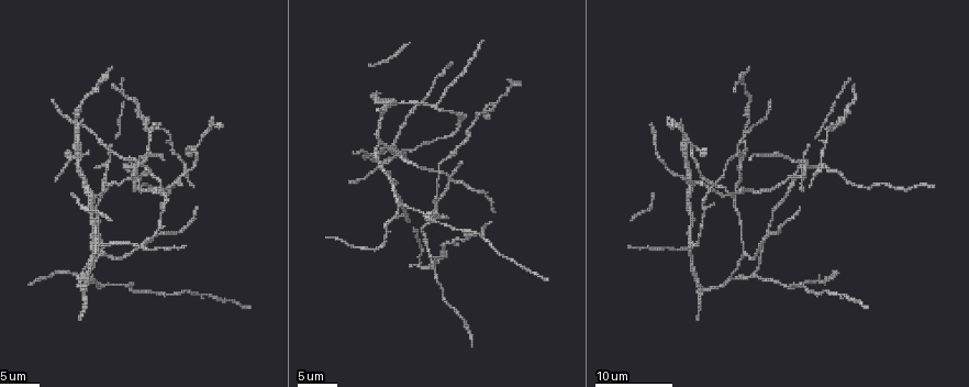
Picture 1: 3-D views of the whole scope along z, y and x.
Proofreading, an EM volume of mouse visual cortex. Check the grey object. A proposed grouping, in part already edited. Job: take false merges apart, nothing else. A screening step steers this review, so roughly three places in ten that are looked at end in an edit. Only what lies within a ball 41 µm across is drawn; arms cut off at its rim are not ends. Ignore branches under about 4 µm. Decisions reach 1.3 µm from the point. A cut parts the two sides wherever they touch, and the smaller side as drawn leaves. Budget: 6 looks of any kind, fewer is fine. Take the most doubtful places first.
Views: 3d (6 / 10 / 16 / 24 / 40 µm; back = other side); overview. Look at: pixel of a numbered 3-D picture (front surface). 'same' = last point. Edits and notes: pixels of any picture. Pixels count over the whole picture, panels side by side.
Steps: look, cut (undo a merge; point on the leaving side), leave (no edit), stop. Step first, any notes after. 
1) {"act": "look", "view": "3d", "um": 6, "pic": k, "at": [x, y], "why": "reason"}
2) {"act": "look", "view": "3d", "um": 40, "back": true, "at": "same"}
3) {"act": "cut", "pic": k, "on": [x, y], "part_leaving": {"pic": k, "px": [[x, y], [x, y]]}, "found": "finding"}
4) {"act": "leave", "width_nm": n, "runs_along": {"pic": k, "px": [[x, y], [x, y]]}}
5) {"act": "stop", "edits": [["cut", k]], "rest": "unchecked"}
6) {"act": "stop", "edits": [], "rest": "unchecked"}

{"act": "look", "view": "3d", "um": 16, "pic": 1, "at": [382, 142], "why": "three arms meet"}

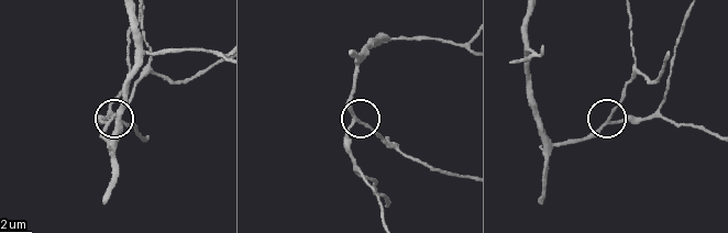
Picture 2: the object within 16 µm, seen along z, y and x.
{"act": "leave", "width_nm": 160, "runs_along": {"pic": 2, "px": [[356, 68], [353, 110], [383, 136]]}, "found": "continuous, no second neuron"}

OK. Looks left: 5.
{"act": "look", "view": "3d", "um": 16, "pic": 1, "at": [131, 165]}

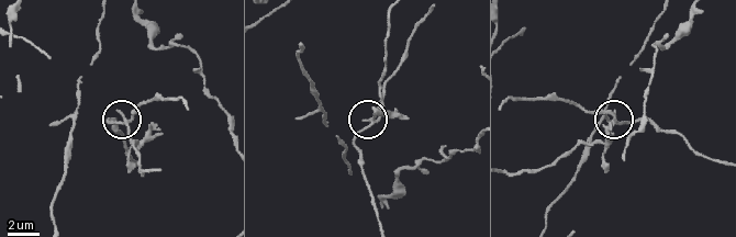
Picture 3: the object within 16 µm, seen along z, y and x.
{"act": "look", "view": "3d", "um": 16, "back": true, "pic": 3, "at": [121, 122]}

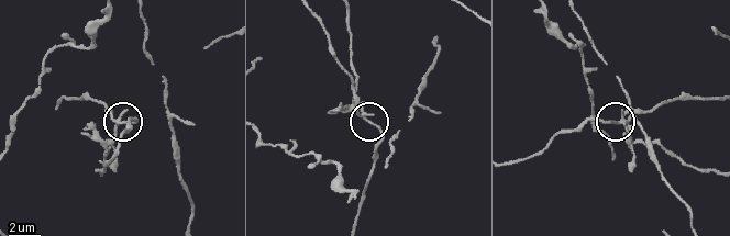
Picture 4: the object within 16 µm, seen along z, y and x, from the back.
{"act": "cut", "pic": 4, "on": [107, 141], "width_nm": 170, "found": "two neurons meet here"}

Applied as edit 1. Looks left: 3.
{"act": "look", "view": "3d", "um": 10, "pic": 1, "at": [450, 243], "why": "thin arm on a thick one"}

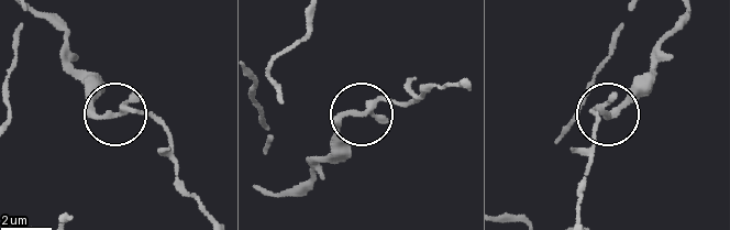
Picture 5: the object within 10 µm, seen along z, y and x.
{"act": "leave", "arms": 3, "runs_along": {"pic": 5, "px": [[684, 9], [652, 68], [608, 112], [595, 112], [595, 129]]}, "found": "continuous, no second neuron"}

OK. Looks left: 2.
{"act": "stop", "edits": [["cut", 4]], "rest": "unchecked"}

